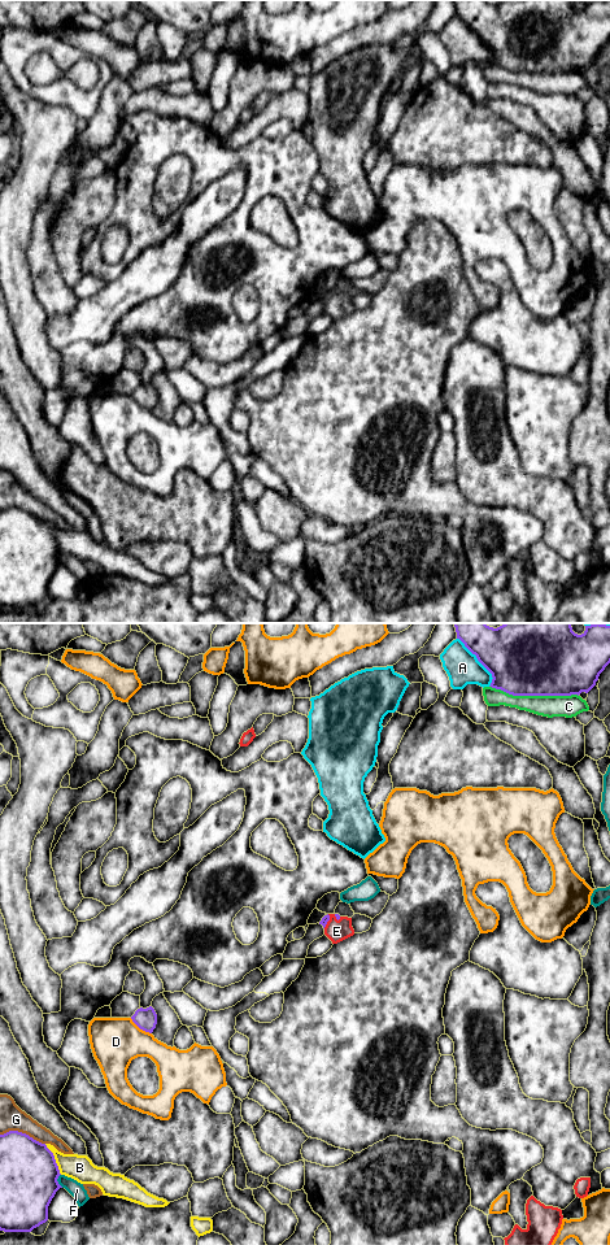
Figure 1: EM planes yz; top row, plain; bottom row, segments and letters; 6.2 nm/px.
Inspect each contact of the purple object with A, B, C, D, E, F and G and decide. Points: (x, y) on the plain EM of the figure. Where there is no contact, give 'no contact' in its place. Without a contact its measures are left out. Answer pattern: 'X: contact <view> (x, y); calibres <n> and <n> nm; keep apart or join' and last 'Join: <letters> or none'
A: contact yz (479, 38); calibres 420 and 200 nm; keep apart
B: contact yz (55, 536); calibres 360 and 160 nm; keep apart
C: contact yz (534, 72); calibres 500 and 140 nm; keep apart
D: contact yz (140, 405); calibres 140 and 300 nm; keep apart
E: contact yz (329, 296); calibres 50 and 140 nm; join
F: contact yz (56, 557); calibres 360 and 90 nm; keep apart
G: contact yz (21, 509); calibres 360 and 160 nm; keep apart
Join: E

